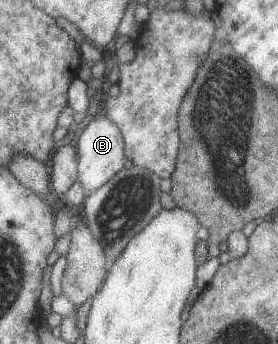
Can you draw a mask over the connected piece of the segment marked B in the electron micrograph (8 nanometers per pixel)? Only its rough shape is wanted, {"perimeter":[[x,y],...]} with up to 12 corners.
{"perimeter":[[96,116],[78,139],[90,196],[127,165],[122,127]]}

